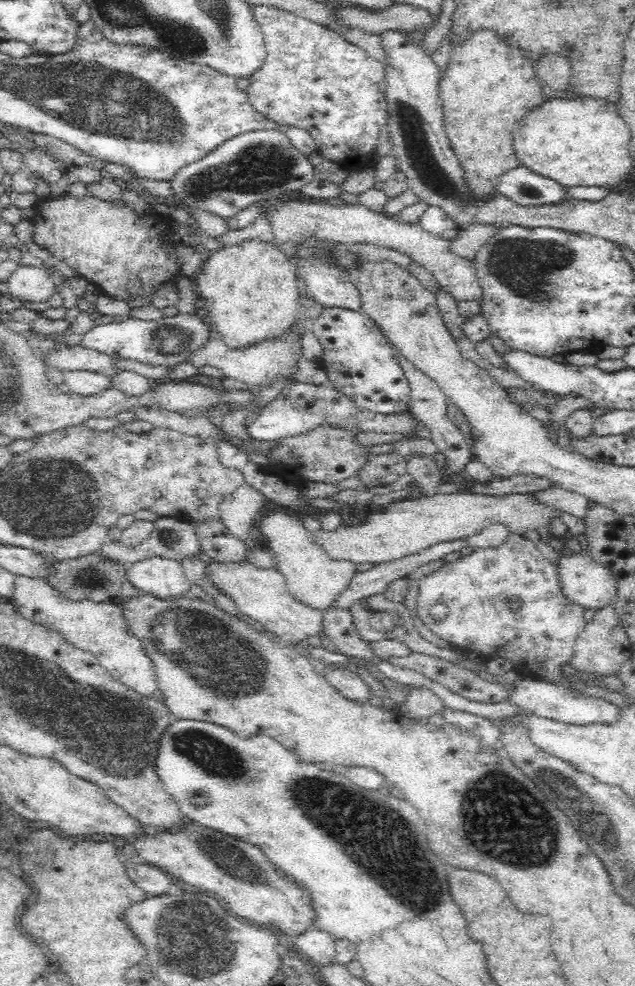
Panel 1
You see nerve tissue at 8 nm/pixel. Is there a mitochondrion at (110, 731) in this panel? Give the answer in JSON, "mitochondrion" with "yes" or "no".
{"mitochondrion":"yes"}

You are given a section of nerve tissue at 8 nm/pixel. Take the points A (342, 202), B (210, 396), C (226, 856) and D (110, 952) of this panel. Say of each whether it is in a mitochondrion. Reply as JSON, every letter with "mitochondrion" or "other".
{"A":"other","B":"other","C":"mitochondrion","D":"other"}

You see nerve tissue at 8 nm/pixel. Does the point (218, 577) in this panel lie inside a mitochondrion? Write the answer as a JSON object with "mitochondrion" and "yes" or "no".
{"mitochondrion":"no"}

